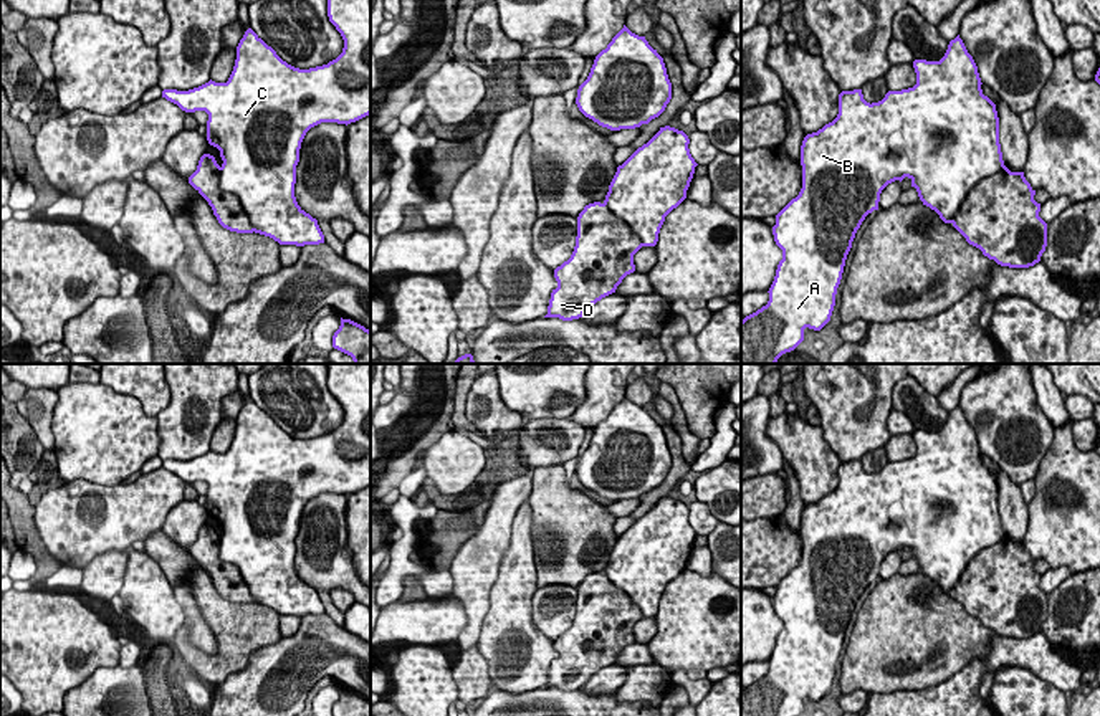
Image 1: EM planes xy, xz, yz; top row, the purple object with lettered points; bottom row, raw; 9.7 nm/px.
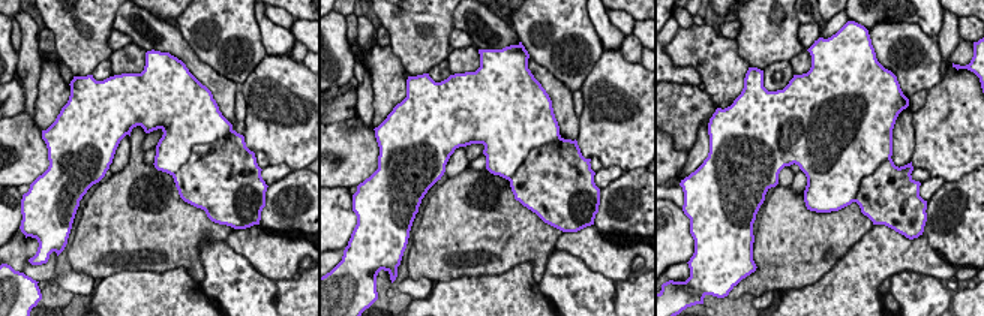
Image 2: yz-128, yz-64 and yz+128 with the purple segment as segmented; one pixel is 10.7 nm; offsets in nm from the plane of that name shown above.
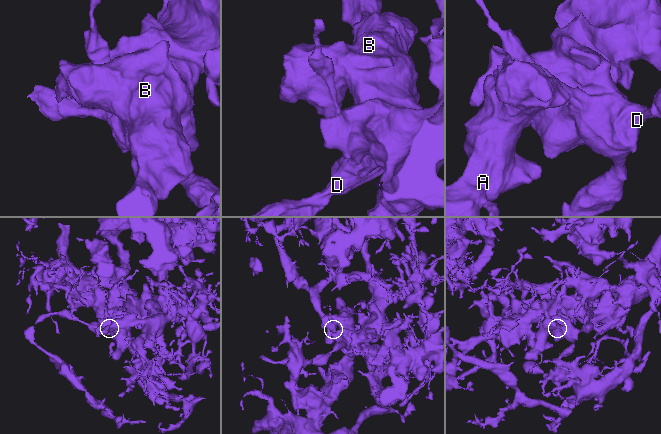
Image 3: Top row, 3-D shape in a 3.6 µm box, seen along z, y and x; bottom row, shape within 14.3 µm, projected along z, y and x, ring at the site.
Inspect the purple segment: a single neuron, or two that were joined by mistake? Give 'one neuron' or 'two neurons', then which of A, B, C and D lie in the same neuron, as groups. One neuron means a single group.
one neuron; A B C D

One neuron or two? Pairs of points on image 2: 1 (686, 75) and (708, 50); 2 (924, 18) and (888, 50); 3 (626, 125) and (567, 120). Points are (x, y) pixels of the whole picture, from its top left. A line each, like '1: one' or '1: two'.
1: two
2: two
3: two

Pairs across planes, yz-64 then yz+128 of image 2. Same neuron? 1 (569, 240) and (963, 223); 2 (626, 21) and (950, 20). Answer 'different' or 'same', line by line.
1: different
2: different

